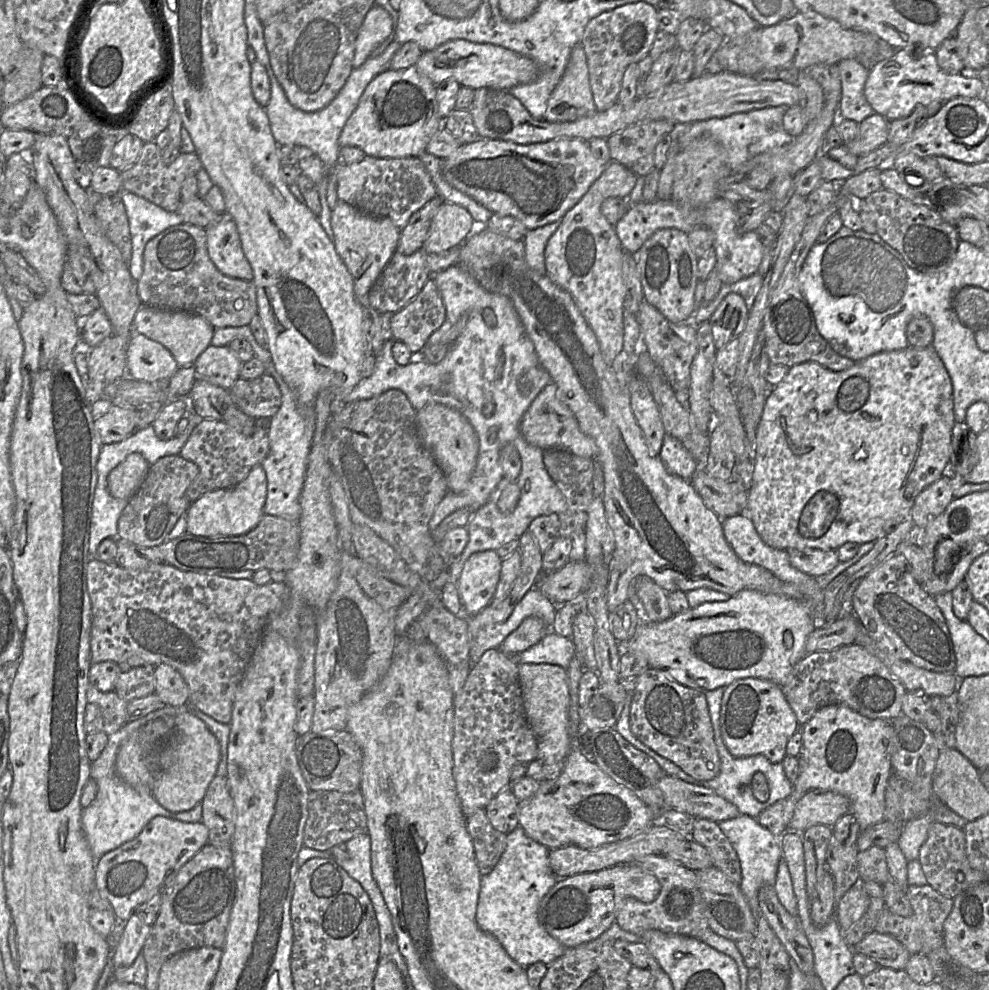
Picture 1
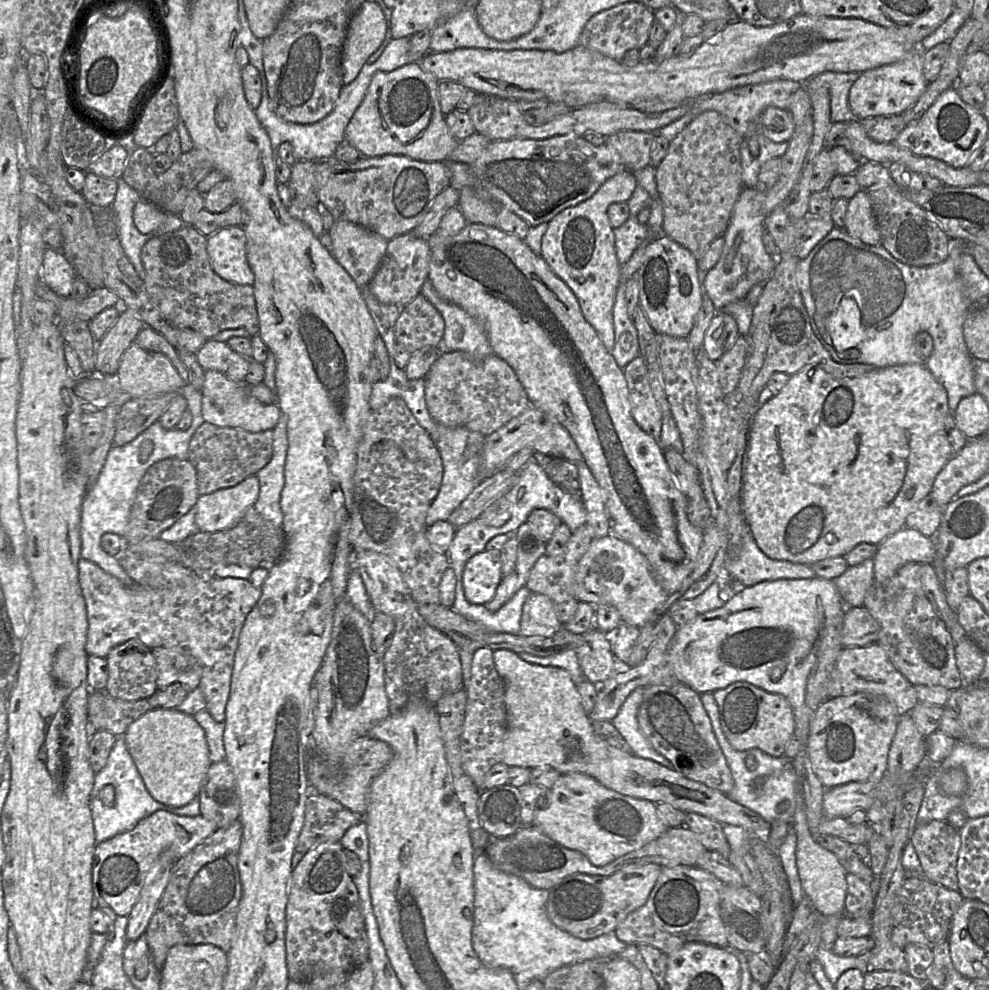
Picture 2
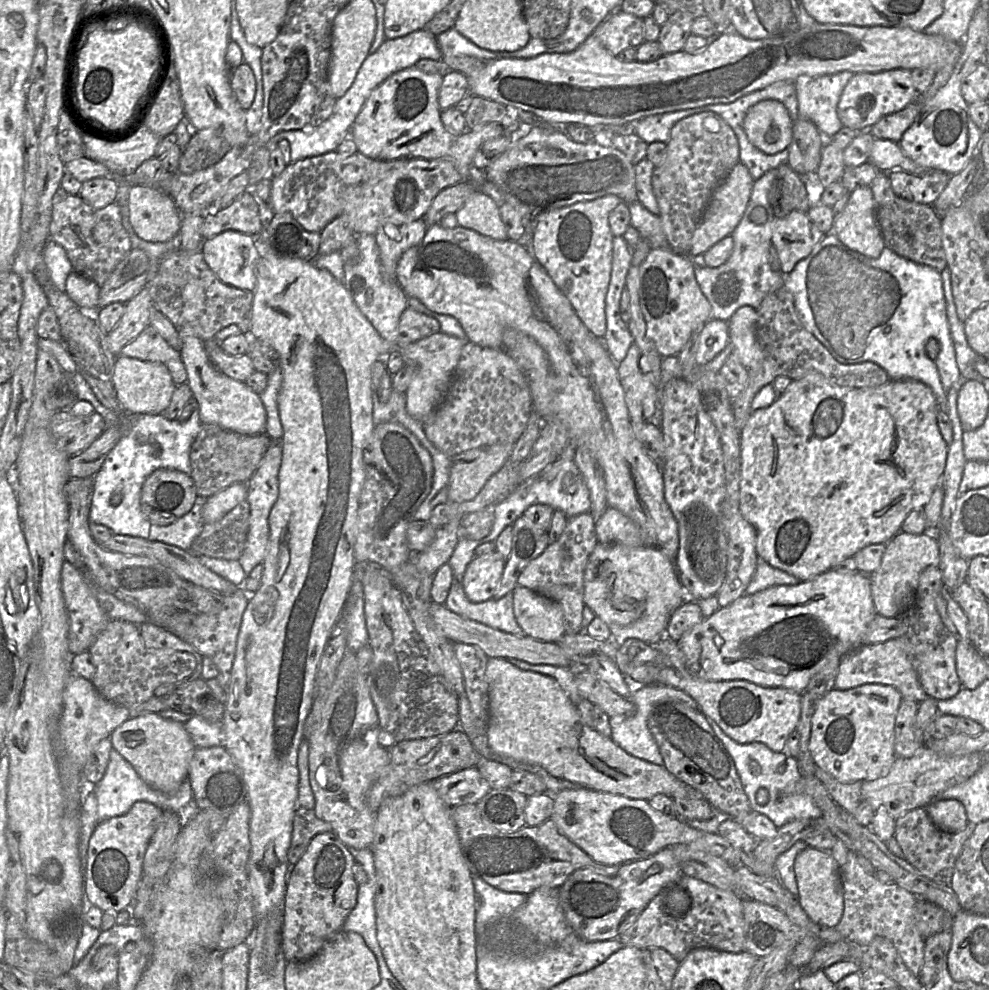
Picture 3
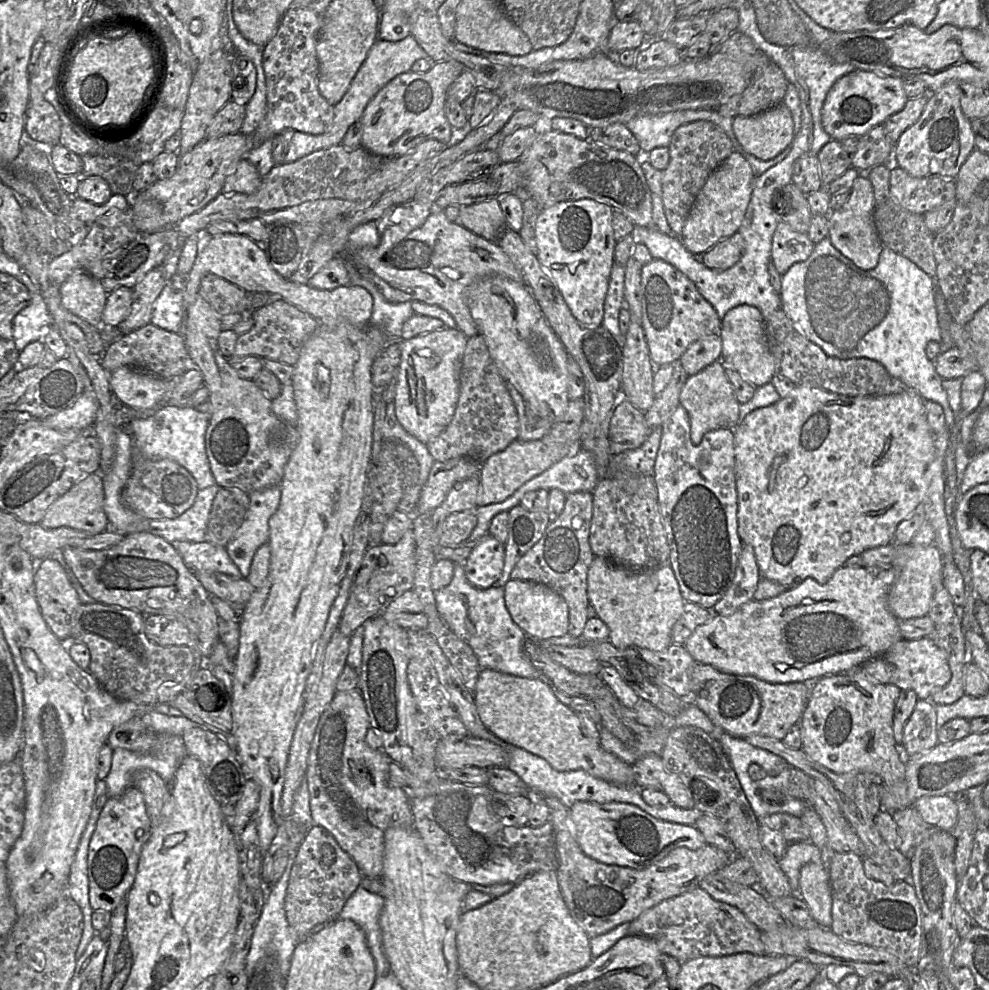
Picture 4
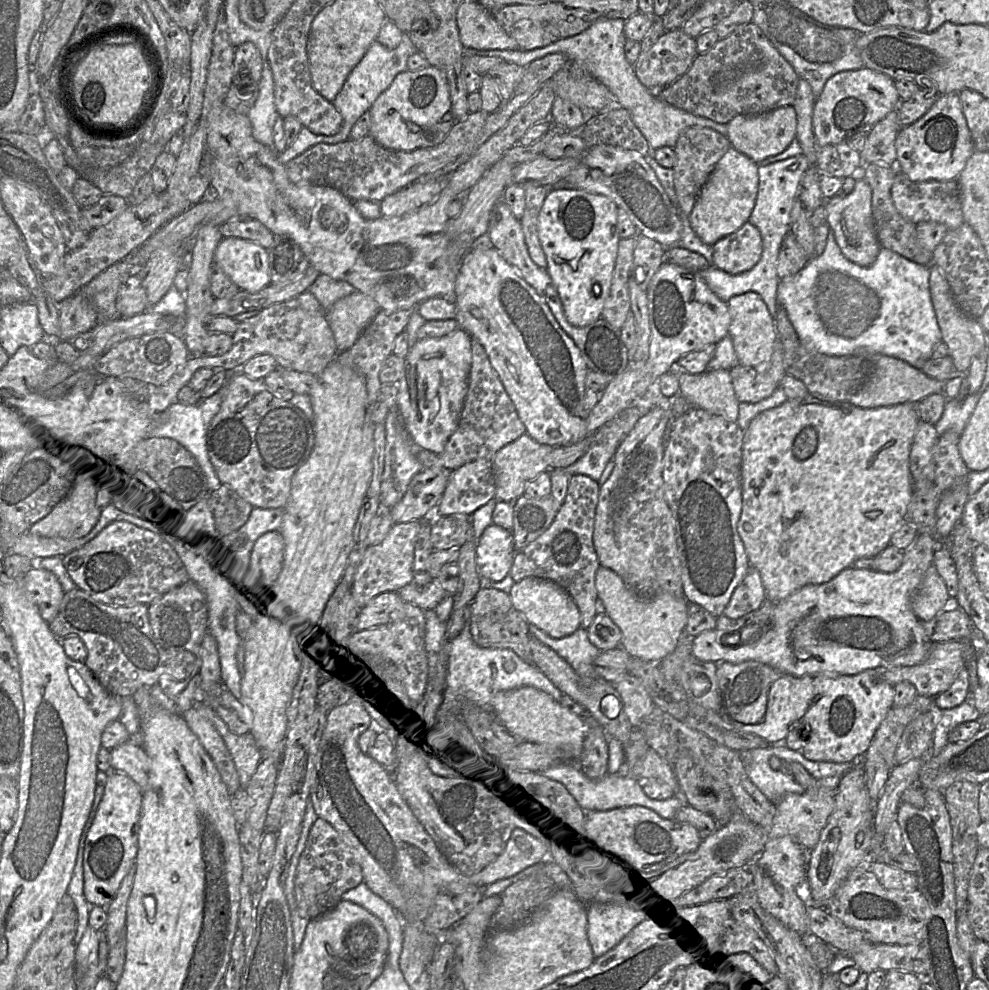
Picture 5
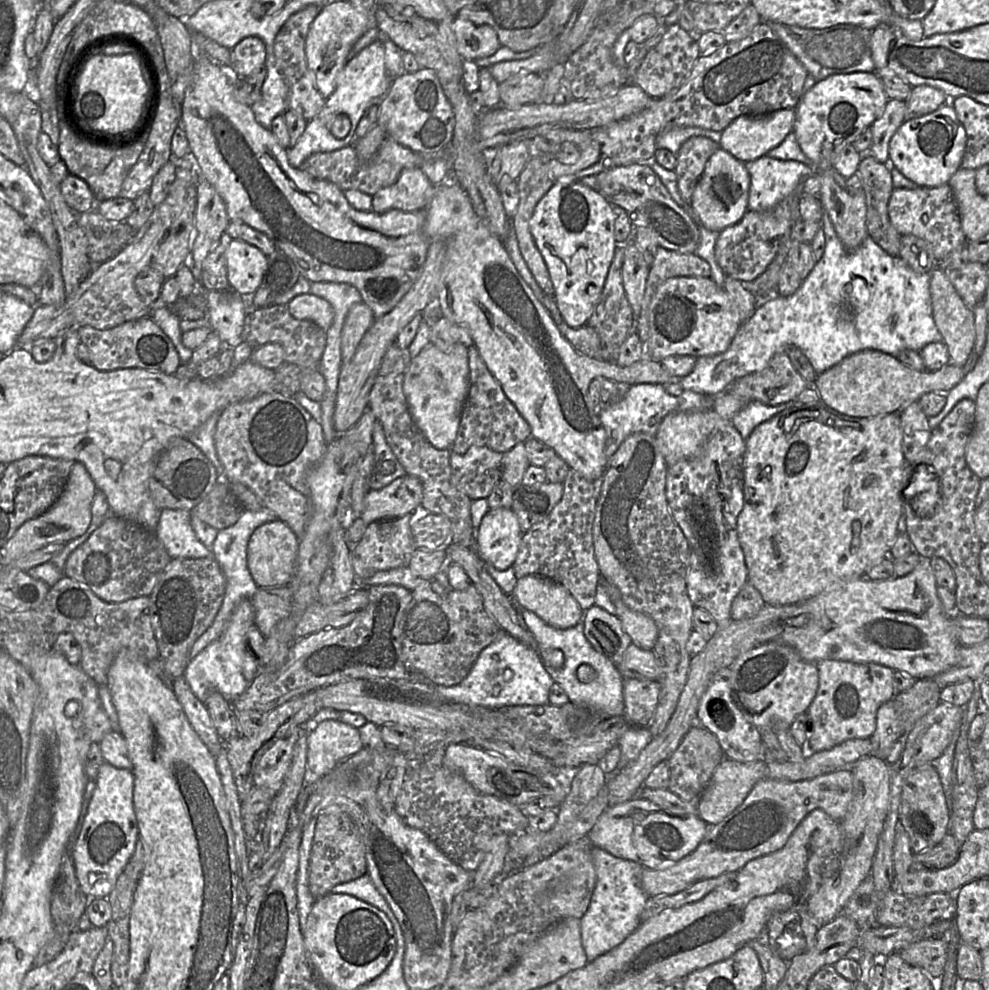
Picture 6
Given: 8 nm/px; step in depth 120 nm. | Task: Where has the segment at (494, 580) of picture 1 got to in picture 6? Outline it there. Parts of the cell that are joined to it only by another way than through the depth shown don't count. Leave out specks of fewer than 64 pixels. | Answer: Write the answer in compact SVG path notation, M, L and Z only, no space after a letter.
M512 508L489 509L475 534L475 550L486 565L504 571L513 566L523 535Z

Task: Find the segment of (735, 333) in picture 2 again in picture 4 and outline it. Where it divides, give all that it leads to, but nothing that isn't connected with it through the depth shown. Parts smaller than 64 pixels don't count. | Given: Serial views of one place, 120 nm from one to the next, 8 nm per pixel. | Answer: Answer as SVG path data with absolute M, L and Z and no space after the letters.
M711 335L692 343L681 355L679 362L688 376L695 375L722 357L721 336Z

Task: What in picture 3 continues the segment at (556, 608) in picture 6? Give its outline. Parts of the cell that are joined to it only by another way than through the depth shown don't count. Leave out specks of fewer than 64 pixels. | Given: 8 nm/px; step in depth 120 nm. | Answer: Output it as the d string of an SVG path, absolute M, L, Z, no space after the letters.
M520 585L512 593L514 615L526 636L557 642L566 633L563 610L556 600Z

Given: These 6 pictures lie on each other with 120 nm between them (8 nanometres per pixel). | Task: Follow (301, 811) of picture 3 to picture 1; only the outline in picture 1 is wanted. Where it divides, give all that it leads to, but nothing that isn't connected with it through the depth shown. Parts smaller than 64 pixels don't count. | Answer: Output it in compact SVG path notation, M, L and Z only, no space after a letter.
M360 790L350 793L338 791L312 791L308 798L308 818L304 827L303 845L323 851L329 850L349 839L367 833L367 818Z

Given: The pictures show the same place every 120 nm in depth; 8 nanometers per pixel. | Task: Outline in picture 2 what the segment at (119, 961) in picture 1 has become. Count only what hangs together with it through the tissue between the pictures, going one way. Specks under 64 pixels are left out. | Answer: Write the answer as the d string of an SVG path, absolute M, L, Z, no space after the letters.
M158 860L148 872L140 896L128 916L127 941L134 941L145 934L175 863Z

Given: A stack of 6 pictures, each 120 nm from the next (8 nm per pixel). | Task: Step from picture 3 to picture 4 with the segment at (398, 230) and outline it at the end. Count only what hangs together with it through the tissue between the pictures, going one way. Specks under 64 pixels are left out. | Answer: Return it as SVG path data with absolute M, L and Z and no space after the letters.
M409 200L387 211L376 223L379 236L391 225L398 225L404 233L409 233L423 225L433 209L433 205Z

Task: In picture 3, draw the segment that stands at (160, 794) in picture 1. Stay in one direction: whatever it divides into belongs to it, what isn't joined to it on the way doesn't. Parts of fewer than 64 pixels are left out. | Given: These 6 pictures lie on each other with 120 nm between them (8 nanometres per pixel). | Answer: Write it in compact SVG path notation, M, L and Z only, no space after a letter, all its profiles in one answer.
M143 713L123 722L110 735L113 748L127 760L150 787L166 794L175 793L188 778L195 745L183 723Z

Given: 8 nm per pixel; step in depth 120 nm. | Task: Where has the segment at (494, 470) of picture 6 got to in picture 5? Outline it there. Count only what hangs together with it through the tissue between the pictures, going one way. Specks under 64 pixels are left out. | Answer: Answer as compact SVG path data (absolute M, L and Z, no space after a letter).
M477 459L451 470L436 516L472 515L494 498L495 483L490 460Z

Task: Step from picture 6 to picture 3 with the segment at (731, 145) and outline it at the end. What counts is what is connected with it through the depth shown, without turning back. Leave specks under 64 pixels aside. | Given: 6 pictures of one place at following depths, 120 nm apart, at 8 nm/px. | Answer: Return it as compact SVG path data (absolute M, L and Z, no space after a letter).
M764 100L749 109L743 126L756 148L773 155L789 147L793 123L784 104L777 100Z

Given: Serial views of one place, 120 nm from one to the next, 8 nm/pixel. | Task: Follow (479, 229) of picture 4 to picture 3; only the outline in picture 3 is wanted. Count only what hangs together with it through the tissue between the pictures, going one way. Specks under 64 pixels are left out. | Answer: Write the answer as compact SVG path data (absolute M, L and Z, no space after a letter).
M480 190L473 192L456 212L458 226L495 240L507 240L498 205Z

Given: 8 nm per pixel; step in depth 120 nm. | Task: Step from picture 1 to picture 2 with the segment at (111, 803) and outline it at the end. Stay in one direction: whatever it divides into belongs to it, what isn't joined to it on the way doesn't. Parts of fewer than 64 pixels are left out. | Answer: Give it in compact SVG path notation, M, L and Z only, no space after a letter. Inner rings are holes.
M118 736L111 749L111 752L108 756L105 766L94 775L94 782L93 782L92 791L90 794L90 811L91 811L92 820L93 820L96 845L116 835L132 830L140 820L151 815L152 813L158 810L166 810L168 812L171 812L176 815L181 815L181 816L200 815L199 796L196 796L190 803L182 807L171 807L171 806L167 806L167 805L157 802L147 790L144 784L144 781L126 747L123 736ZM106 785L113 786L114 791L115 791L114 801L111 805L105 804L99 797L99 792Z

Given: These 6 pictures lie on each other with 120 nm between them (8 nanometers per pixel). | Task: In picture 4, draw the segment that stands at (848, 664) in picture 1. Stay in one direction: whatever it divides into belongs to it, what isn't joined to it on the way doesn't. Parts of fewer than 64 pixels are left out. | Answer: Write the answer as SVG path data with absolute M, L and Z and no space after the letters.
M929 637L917 640L901 639L880 656L862 663L846 674L838 675L862 676L872 683L890 684L901 690L913 690L919 700L932 698L932 695L946 686L951 679L951 671L945 651L939 648Z

